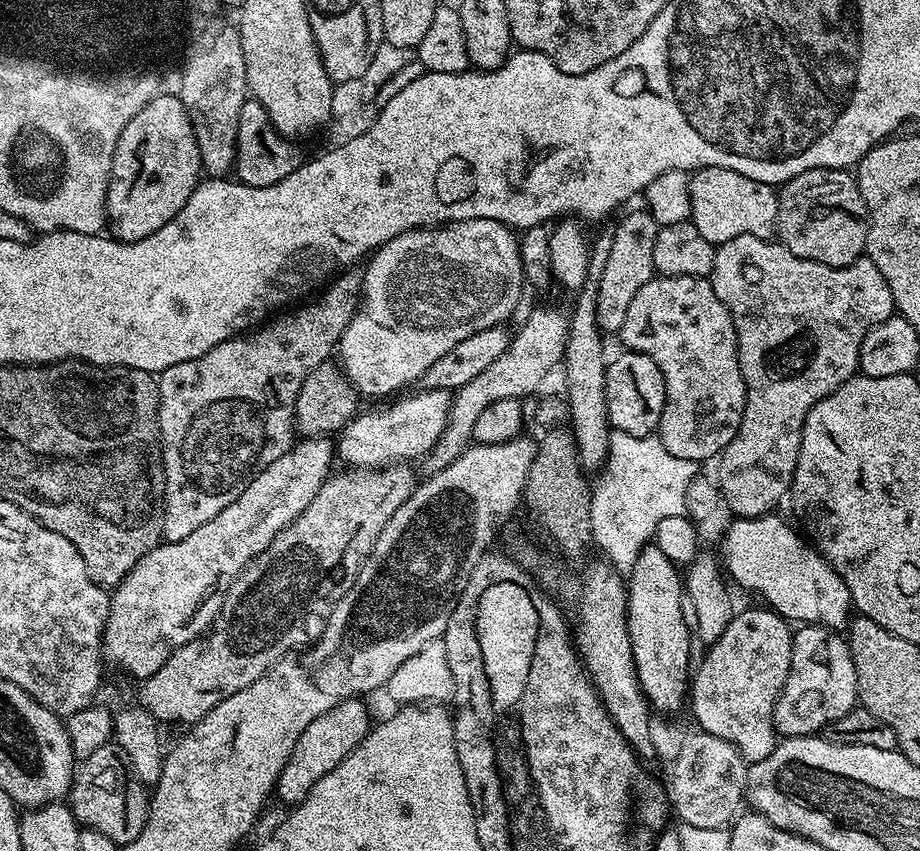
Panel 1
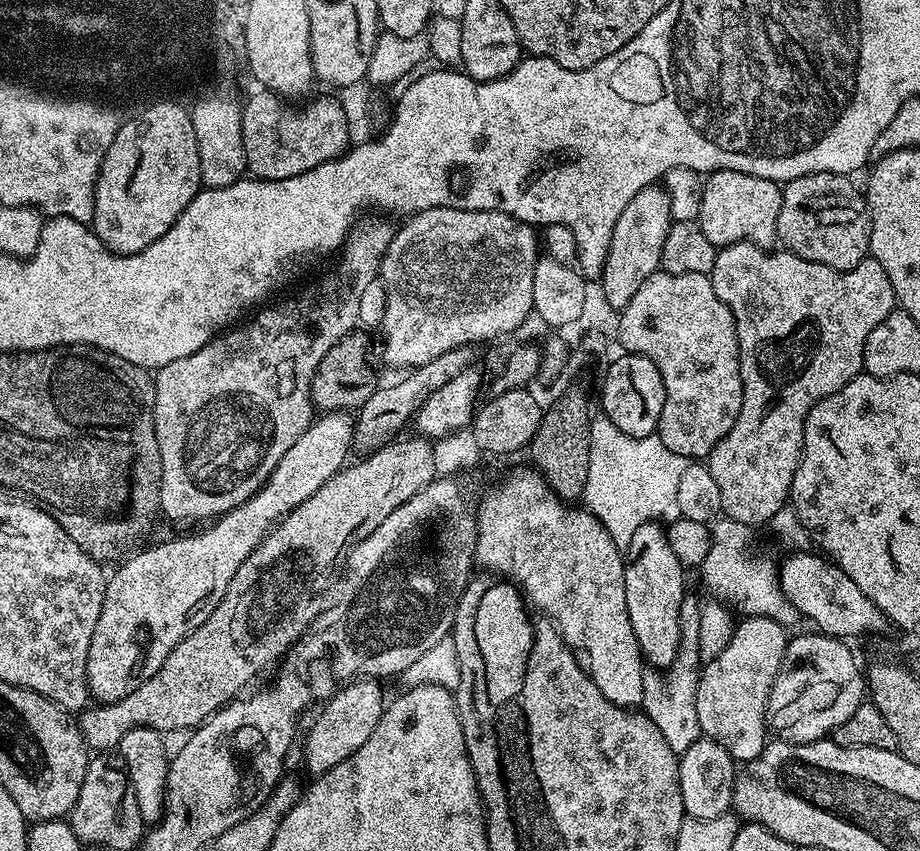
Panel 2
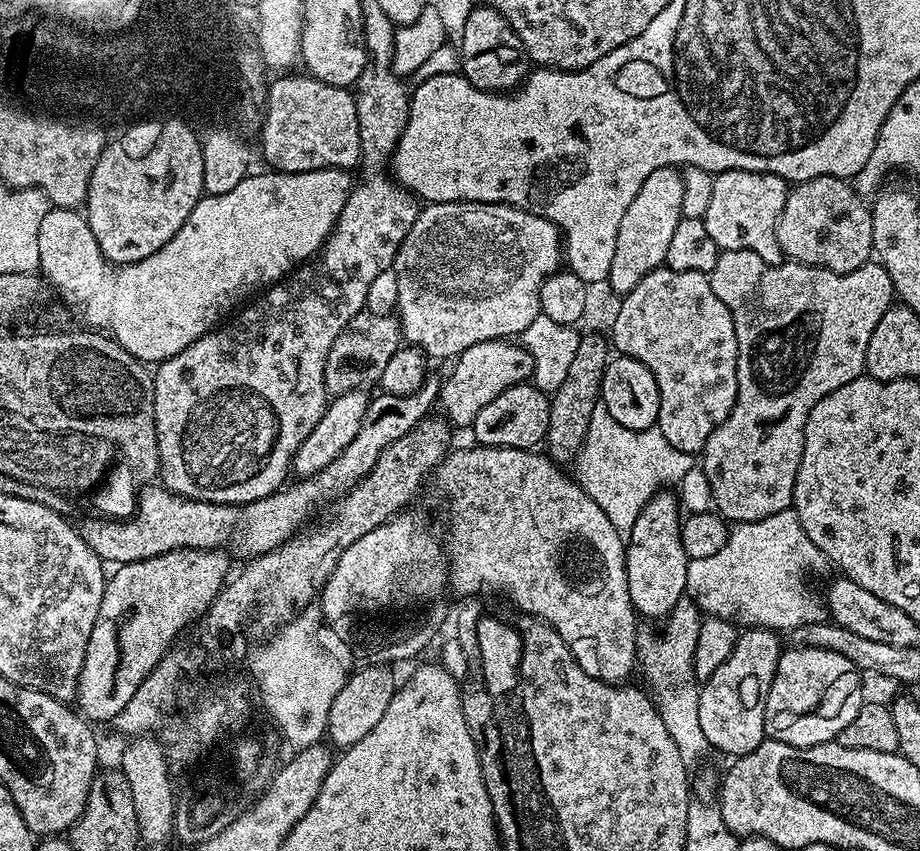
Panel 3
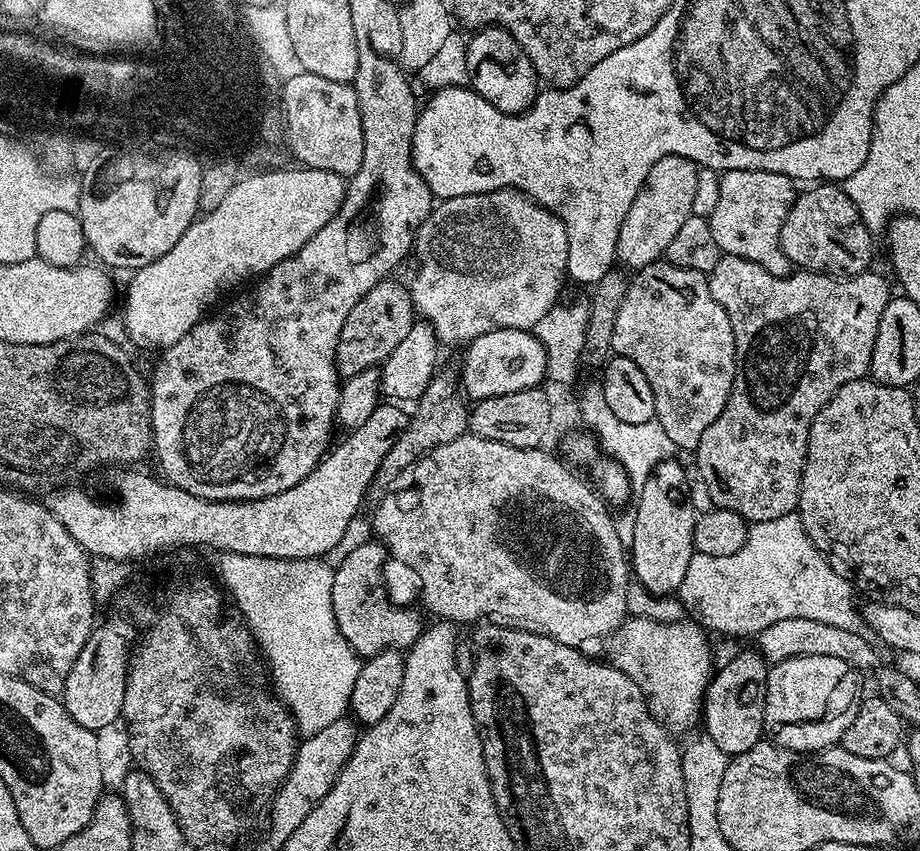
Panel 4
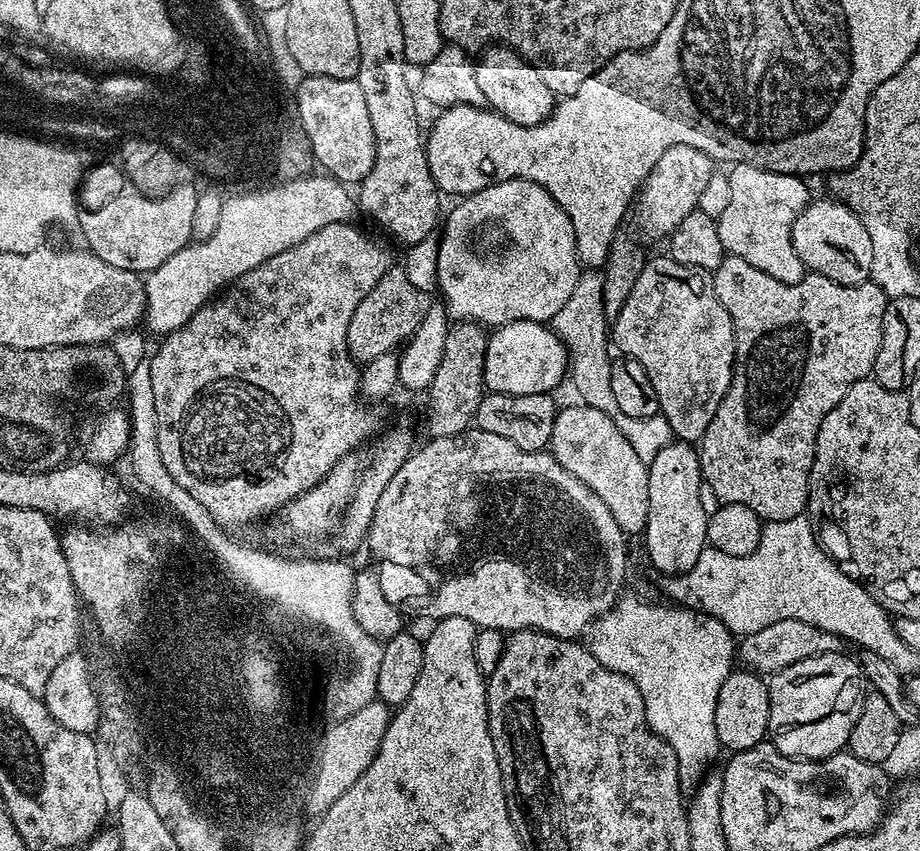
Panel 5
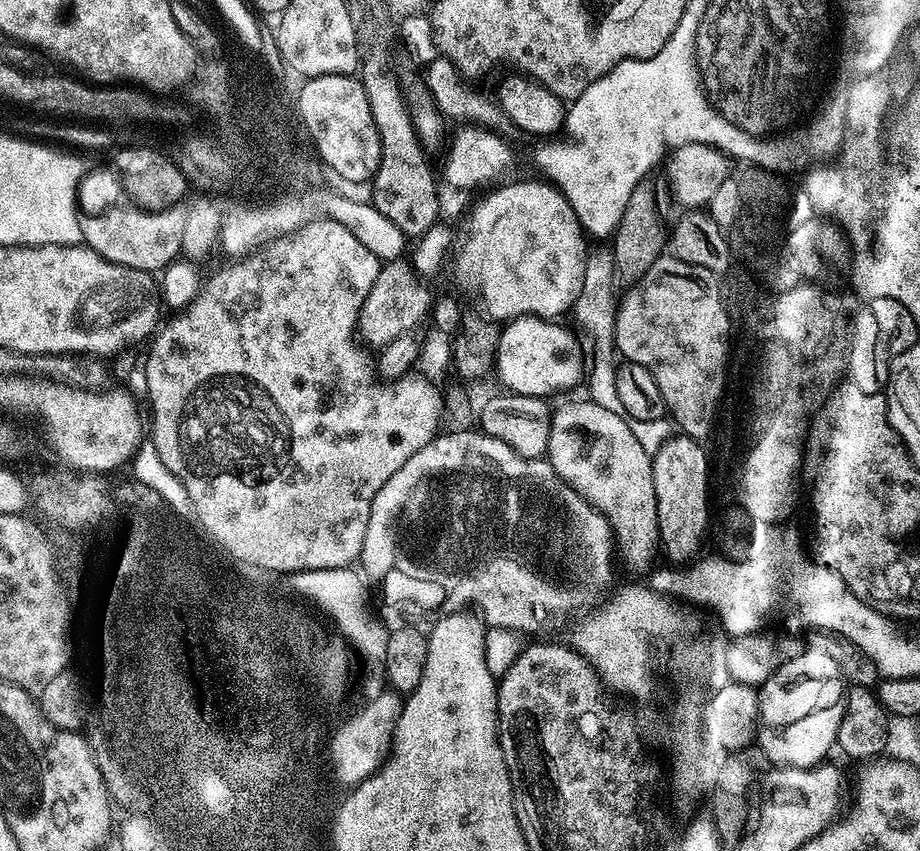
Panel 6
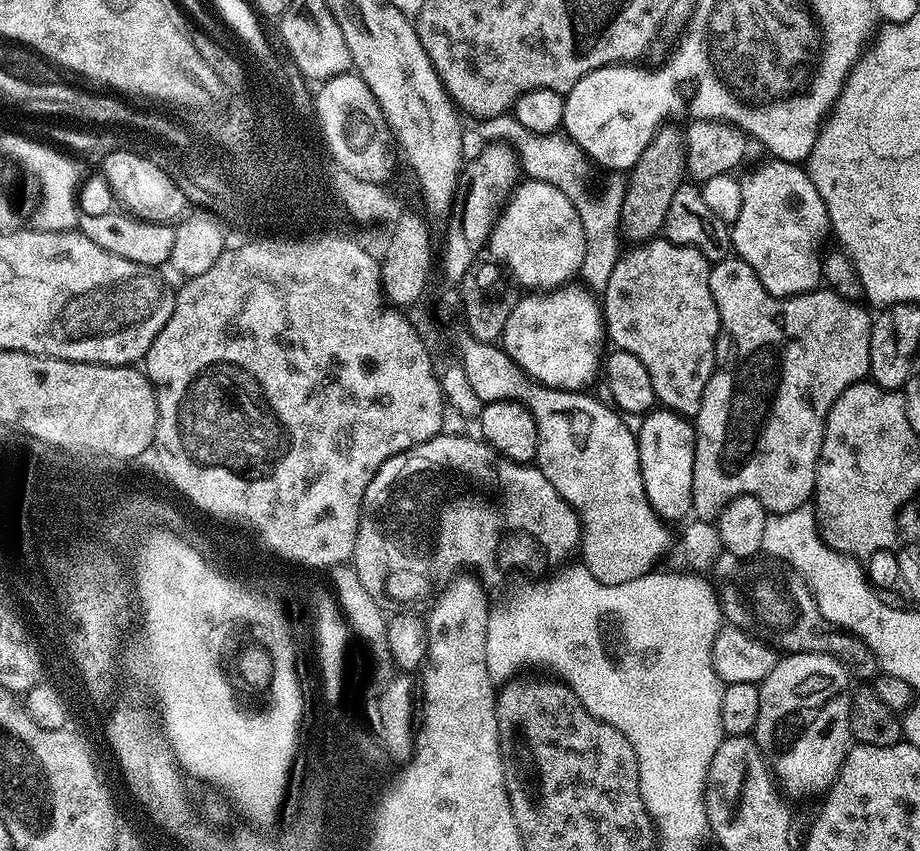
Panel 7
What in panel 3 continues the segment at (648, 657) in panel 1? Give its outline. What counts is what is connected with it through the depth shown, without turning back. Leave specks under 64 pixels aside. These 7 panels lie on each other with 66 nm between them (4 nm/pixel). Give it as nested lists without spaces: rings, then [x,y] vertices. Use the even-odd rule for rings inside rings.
[[[658,490],[646,502],[638,522],[634,522],[632,533],[626,538],[624,561],[626,578],[632,599],[632,607],[641,617],[649,616],[657,622],[663,621],[674,610],[674,606],[685,599],[687,586],[686,550],[682,546],[682,507],[677,493]]]

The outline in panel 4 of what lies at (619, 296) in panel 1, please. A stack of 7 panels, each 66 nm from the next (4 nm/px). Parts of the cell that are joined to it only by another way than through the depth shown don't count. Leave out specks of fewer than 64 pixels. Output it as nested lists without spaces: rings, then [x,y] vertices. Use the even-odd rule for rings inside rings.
[[[667,156],[650,166],[644,188],[638,190],[634,202],[630,202],[630,210],[626,210],[626,218],[618,234],[616,259],[621,265],[625,264],[625,269],[645,268],[657,263],[667,253],[682,222],[693,216],[694,190],[698,190],[700,174],[701,169],[693,160],[681,156]]]

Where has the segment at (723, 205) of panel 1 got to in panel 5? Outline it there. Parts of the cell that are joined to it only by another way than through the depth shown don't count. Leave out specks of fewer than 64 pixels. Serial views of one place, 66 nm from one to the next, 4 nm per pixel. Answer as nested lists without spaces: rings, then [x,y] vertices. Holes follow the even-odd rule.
[[[738,164],[731,171],[732,173],[727,173],[726,176],[730,186],[728,208],[716,221],[718,238],[722,238],[725,253],[750,262],[752,267],[762,270],[763,273],[776,279],[779,284],[792,284],[803,280],[806,269],[792,245],[792,227],[804,205],[809,203],[810,195],[808,196],[808,188],[804,185],[807,183],[801,177],[771,172],[753,164]]]

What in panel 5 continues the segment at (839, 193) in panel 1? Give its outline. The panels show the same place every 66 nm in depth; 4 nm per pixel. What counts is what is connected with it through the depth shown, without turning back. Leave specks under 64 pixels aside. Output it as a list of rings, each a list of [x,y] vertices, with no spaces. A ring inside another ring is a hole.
[[[839,199],[816,200],[804,205],[792,227],[792,245],[805,269],[825,276],[836,284],[858,285],[872,275],[874,246],[866,226],[862,226],[852,209]]]

